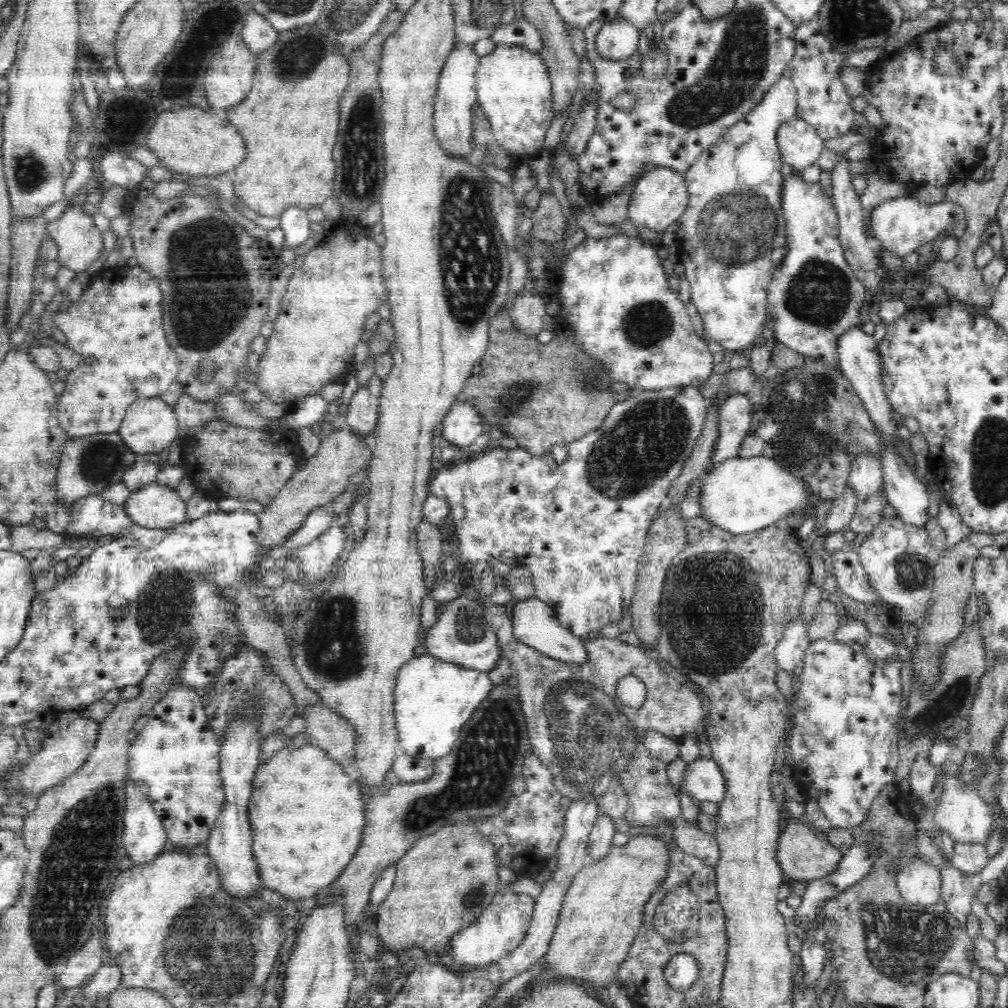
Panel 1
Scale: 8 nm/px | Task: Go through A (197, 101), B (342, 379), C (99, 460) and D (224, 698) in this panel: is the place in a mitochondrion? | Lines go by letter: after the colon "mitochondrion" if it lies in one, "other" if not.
A: other
B: other
C: mitochondrion
D: mitochondrion

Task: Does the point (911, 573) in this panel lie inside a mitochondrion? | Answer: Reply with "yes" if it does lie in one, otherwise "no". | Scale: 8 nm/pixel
yes

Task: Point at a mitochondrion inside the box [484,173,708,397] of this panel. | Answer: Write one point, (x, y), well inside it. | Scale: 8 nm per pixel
(649, 323)

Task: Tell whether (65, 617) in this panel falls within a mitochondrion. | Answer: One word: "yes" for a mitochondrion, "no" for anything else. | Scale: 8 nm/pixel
no

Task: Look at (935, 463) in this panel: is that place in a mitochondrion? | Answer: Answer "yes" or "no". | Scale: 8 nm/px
no

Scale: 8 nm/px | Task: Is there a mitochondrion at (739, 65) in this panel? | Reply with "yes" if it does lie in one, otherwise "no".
yes

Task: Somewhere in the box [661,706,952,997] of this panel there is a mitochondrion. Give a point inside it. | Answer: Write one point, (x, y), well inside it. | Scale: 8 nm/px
(900, 945)

